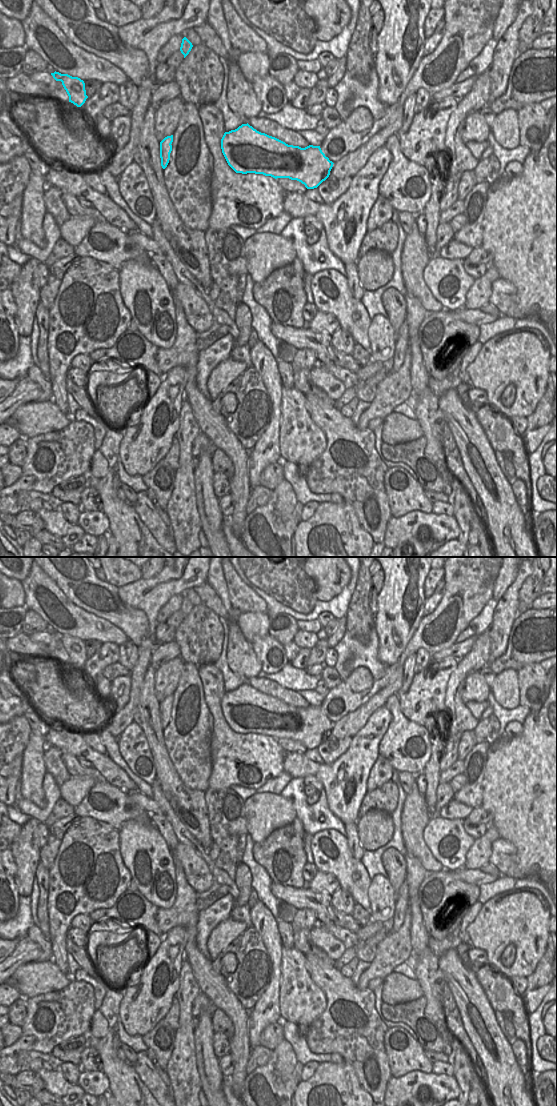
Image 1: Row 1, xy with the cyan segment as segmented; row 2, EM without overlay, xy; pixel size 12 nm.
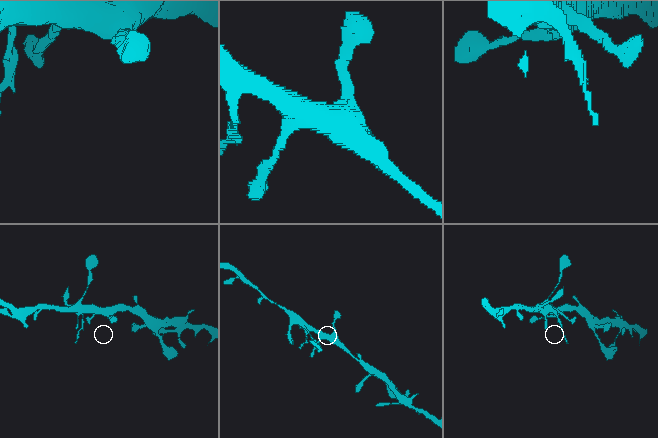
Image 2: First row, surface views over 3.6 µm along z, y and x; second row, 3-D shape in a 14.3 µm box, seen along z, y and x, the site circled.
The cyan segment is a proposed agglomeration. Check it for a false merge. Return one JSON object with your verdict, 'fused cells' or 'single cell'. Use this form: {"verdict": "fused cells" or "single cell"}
{"verdict": "fused cells"}

